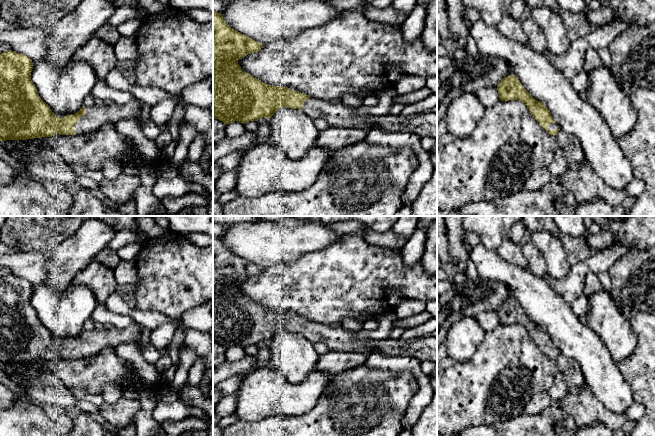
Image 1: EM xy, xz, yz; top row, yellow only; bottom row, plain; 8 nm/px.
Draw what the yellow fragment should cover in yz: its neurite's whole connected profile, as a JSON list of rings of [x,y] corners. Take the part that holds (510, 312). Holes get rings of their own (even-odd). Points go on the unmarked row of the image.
[[[514,298],[503,302],[498,308],[497,314],[501,325],[522,325],[533,341],[549,358],[555,360],[561,353],[559,348],[553,343],[548,332],[542,326],[534,323]]]

